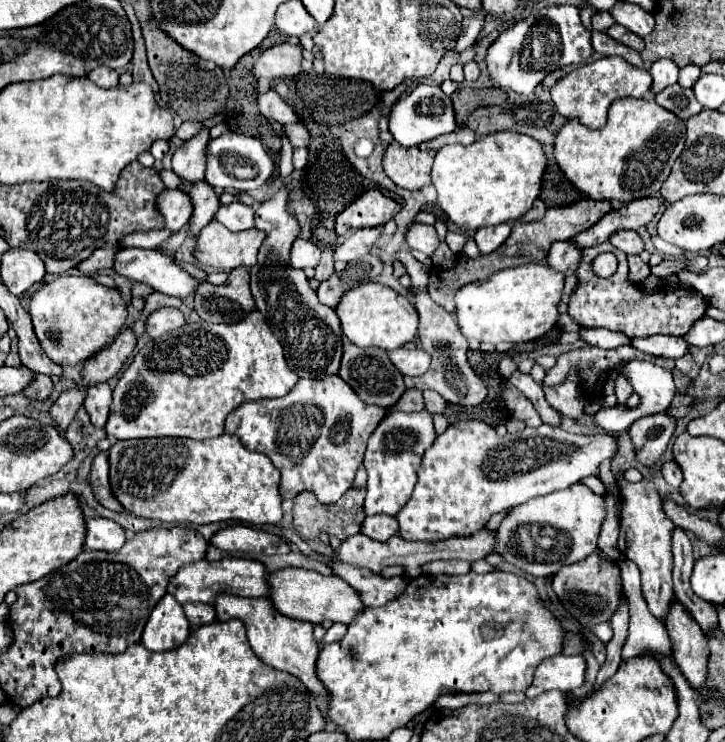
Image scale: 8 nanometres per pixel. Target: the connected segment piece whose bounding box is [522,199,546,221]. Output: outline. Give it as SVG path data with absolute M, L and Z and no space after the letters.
M536 199L534 205L532 205L532 209L528 211L528 215L524 215L522 219L524 221L538 221L538 219L544 217L544 213L546 213L546 205L542 203L542 199Z

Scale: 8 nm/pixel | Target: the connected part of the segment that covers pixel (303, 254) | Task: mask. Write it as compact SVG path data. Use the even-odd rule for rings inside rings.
M296 239L290 249L290 265L296 269L304 267L316 267L320 261L320 247L312 241Z

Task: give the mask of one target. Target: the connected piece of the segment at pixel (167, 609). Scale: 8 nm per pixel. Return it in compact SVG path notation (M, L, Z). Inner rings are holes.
M164 595L152 611L140 643L148 651L168 651L180 647L188 635L190 623L182 611L182 605L176 603L172 595Z

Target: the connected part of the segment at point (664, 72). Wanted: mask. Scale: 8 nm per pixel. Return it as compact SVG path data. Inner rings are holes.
M662 59L650 67L650 75L654 79L650 91L656 95L656 93L664 91L666 87L670 87L678 81L678 67L670 59Z

